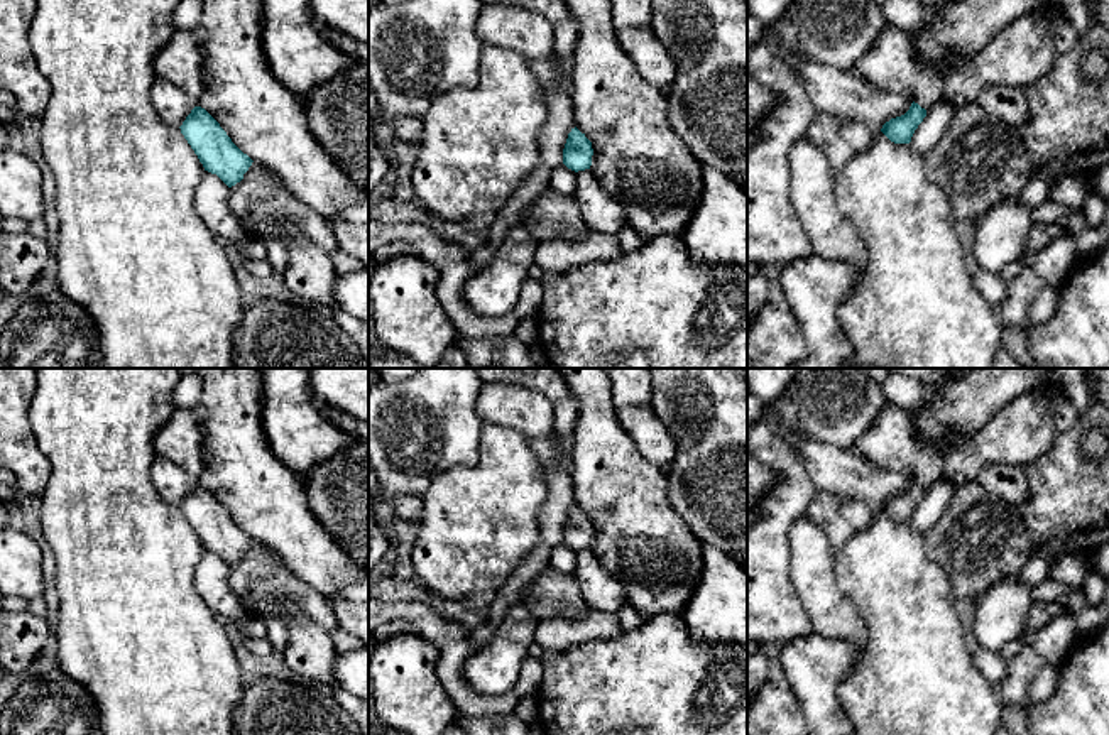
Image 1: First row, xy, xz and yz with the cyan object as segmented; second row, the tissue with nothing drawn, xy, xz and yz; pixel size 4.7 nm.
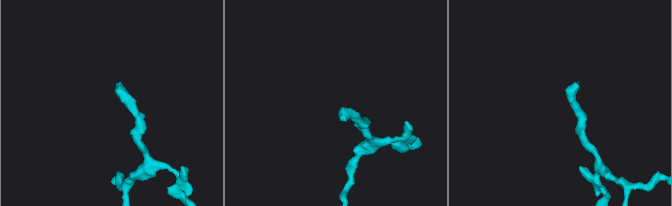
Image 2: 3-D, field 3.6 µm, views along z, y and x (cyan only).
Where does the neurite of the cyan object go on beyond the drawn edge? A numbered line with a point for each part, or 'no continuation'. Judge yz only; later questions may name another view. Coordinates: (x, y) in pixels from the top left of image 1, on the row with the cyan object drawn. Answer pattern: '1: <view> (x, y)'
1: yz (891, 65)

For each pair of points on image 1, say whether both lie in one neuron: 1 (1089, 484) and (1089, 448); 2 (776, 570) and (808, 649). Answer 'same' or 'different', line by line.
1: different
2: different

